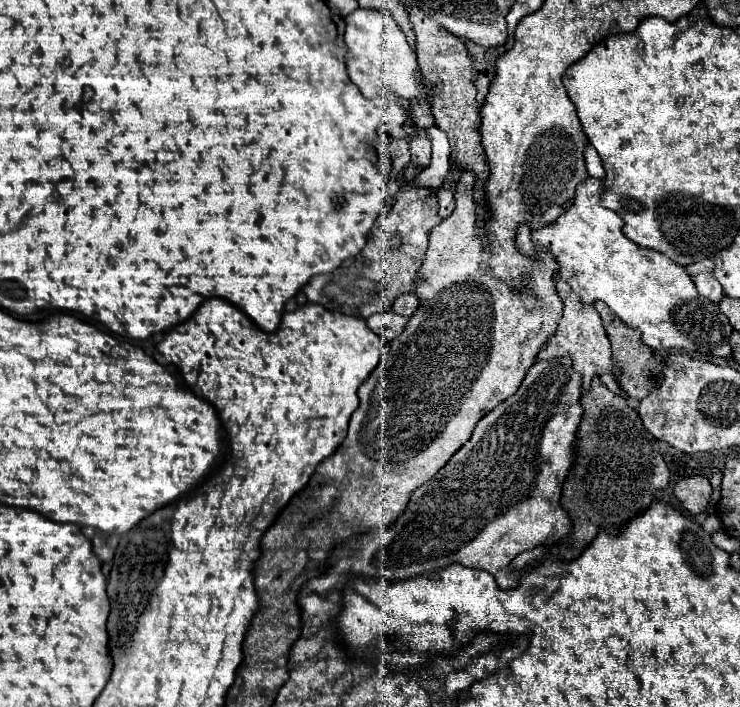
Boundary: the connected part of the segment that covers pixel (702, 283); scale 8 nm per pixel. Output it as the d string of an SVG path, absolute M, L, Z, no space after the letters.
M702 273L702 275L696 275L694 277L694 283L696 283L696 289L700 295L704 295L706 299L710 299L712 303L720 303L722 301L722 289L720 289L720 283L712 277L712 273Z

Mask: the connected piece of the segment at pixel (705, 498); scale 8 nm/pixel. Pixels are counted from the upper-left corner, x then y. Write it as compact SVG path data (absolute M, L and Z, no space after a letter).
M702 475L680 479L674 487L674 495L680 499L680 503L690 515L698 515L706 509L712 499L712 491L714 489L710 485L710 479Z

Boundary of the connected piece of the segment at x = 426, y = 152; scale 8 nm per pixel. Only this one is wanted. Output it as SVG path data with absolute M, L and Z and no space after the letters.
M416 131L416 135L410 139L410 163L416 165L416 167L422 167L426 169L430 165L430 139L426 137L424 131Z

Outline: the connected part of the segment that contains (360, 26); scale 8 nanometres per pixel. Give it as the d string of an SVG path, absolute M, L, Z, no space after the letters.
M358 7L346 15L346 67L350 79L360 87L366 97L378 97L380 93L394 93L404 99L430 97L430 87L416 79L416 53L408 45L402 29L392 15L378 9Z

